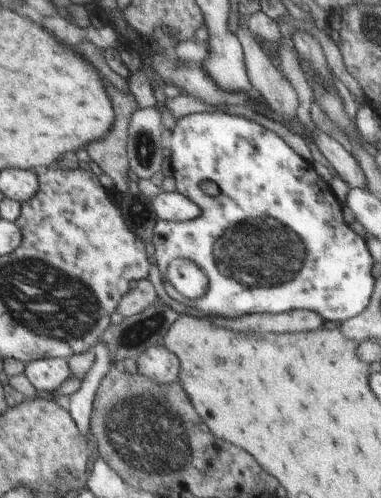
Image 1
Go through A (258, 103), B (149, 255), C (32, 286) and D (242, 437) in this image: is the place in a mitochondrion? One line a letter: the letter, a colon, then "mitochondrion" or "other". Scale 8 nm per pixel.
A: other
B: other
C: mitochondrion
D: other

